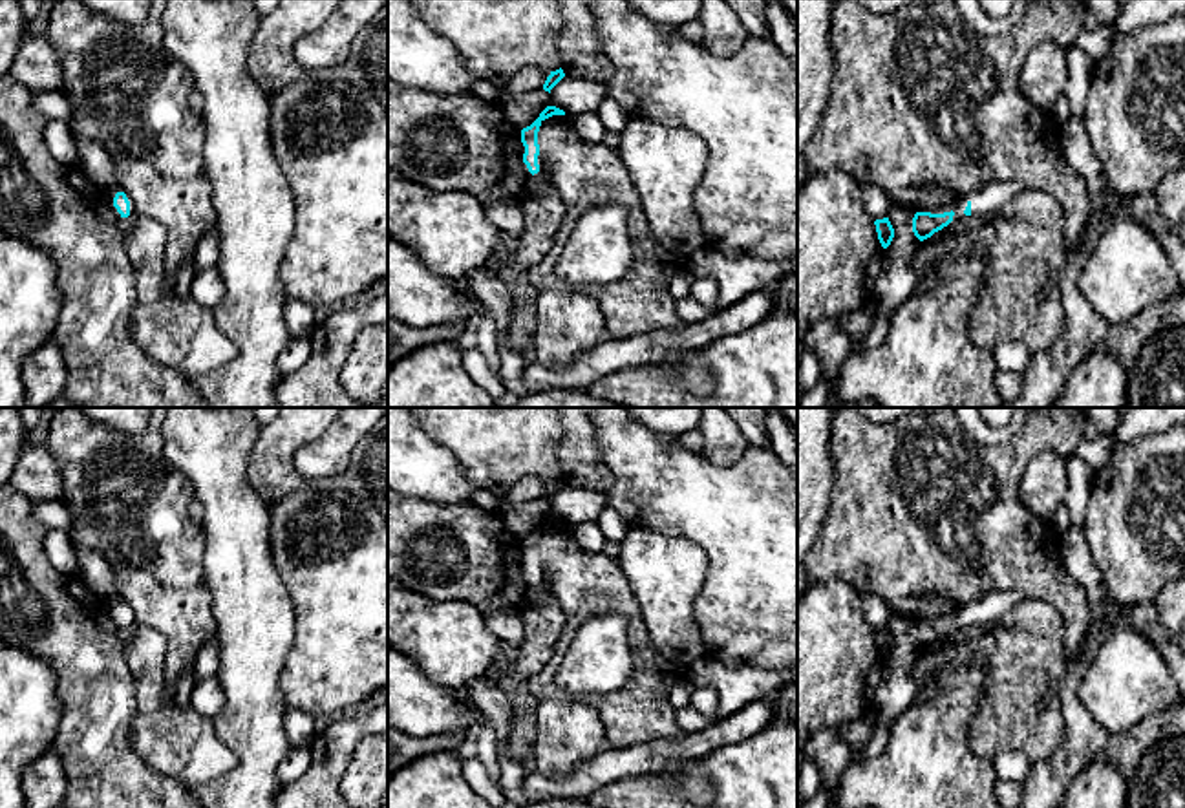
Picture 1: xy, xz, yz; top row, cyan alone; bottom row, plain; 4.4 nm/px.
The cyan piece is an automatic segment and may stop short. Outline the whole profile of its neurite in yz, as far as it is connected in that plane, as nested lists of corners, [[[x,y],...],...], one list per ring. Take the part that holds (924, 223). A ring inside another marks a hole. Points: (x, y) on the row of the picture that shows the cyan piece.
[[[991,181],[962,197],[951,212],[916,212],[913,218],[913,232],[920,241],[923,241],[960,218],[997,214],[1006,203],[1024,190],[1026,188],[1019,183]]]

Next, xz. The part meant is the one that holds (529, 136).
[[[547,106],[530,126],[521,130],[525,196],[530,197],[541,197],[550,188],[539,154],[538,132],[541,122],[552,115],[565,115],[565,112],[556,106]]]

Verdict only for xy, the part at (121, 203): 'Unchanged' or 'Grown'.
Grown

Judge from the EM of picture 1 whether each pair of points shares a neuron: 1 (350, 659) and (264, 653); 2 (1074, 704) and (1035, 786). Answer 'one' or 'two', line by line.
1: two
2: one

